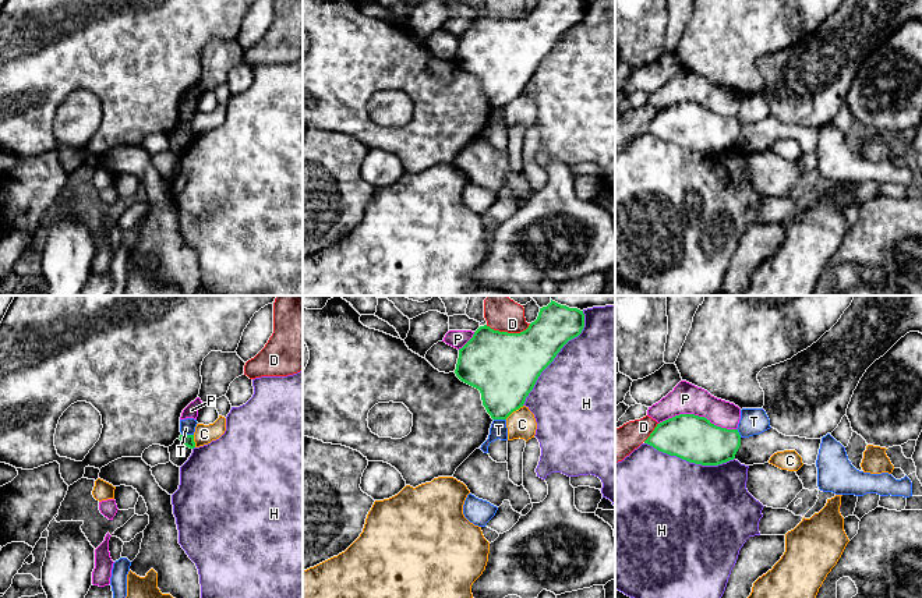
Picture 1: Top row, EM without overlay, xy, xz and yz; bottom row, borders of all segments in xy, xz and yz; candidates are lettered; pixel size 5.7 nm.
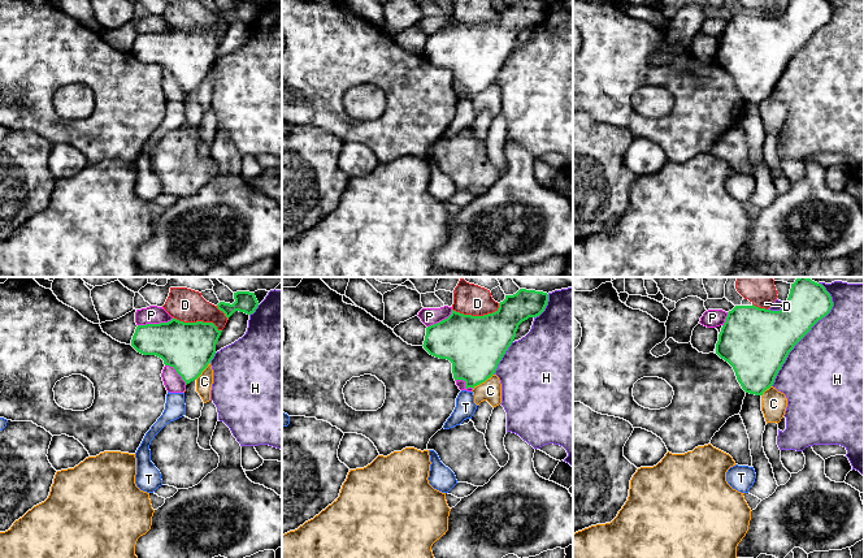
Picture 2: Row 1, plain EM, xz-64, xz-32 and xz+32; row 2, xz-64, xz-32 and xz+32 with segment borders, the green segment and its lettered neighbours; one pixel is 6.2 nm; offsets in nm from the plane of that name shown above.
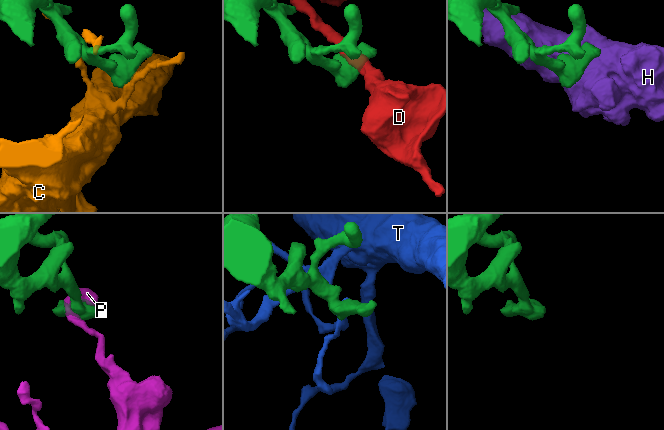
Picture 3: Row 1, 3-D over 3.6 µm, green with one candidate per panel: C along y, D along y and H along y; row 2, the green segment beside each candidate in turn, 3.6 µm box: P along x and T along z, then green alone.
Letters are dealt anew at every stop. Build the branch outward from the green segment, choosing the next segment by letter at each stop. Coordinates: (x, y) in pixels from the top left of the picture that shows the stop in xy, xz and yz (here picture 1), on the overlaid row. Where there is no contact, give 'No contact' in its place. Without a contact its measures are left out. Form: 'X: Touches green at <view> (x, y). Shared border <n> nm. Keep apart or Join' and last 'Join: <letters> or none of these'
C: Touches green at xz (514, 410). Shared border 130 nm. Keep apart
D: Touches green at xz (507, 332). Shared border 260 nm. Keep apart
H: Touches green at xz (555, 356). Shared border 650 nm. Keep apart
P: Touches green at yz (698, 416). Shared border 440 nm. Keep apart
T: Touches green at xy (187, 435). Shared border 70 nm. Keep apart
Join: none of these

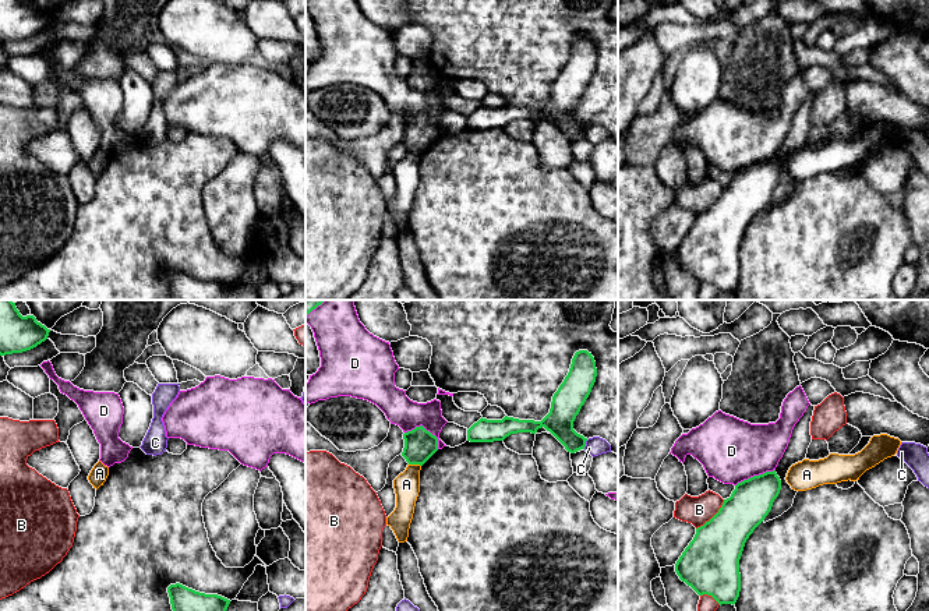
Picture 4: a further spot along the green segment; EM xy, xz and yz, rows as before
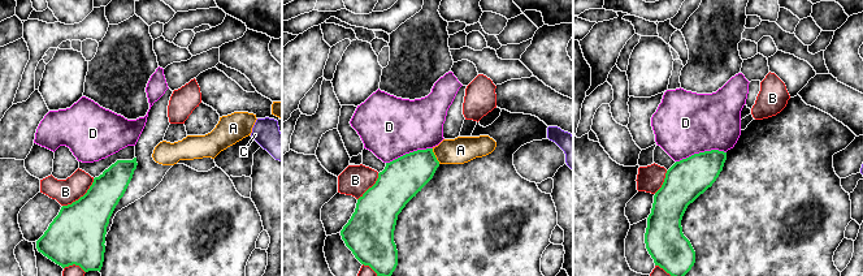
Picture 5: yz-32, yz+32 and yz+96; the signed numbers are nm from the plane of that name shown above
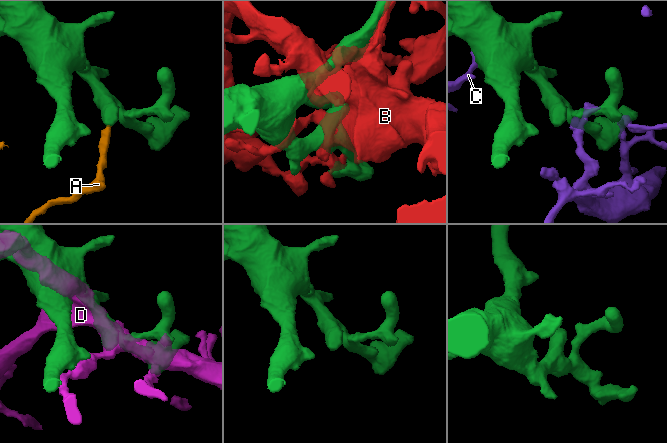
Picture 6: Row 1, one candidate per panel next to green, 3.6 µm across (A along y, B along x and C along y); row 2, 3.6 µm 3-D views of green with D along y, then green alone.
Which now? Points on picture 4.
A: Touches green at xz (414, 463). Shared border 70 nm. Keep apart
B: Touches green at yz (713, 516). Shared border 240 nm. Keep apart
C: Touches green at xz (585, 444). Shared border 60 nm. Keep apart
D: Touches green at xz (424, 428). Shared border 220 nm. Keep apart
Join: none of these

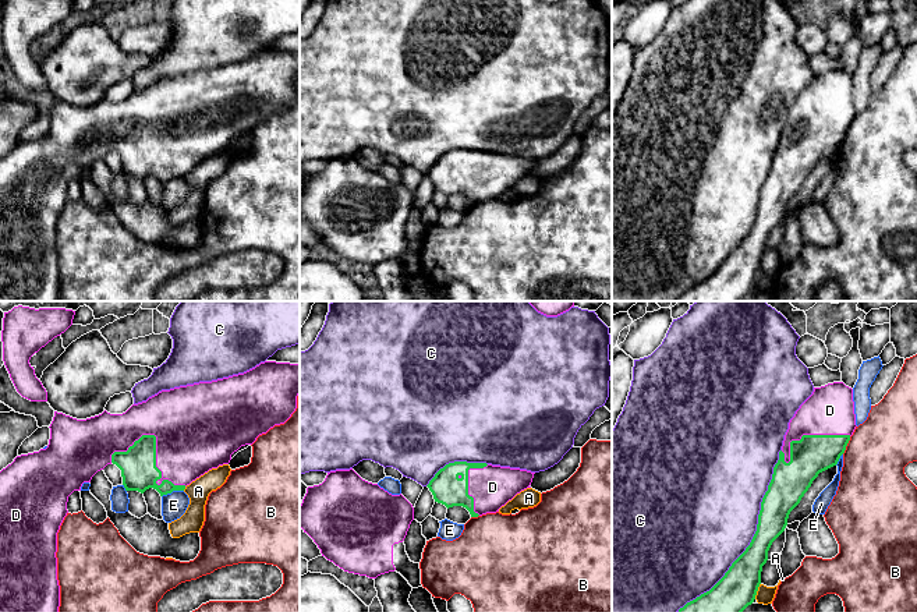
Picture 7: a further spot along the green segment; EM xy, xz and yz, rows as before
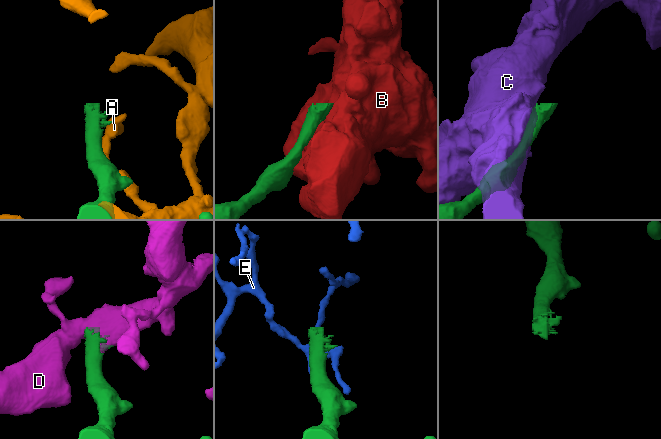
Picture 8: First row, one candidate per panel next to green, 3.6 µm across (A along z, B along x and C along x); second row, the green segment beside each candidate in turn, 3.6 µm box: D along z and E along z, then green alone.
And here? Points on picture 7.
A: Touches green at yz (756, 591). Shared border 100 nm. Keep apart
B: Touches green at yz (846, 445). Shared border 120 nm. Keep apart
C: Touches green at yz (754, 536). Shared border 1100 nm. Keep apart
D: Touches green at xy (155, 446). Shared border 480 nm. Join
E: Touches green at xy (172, 491). Shared border 130 nm. Keep apart
Join: D

